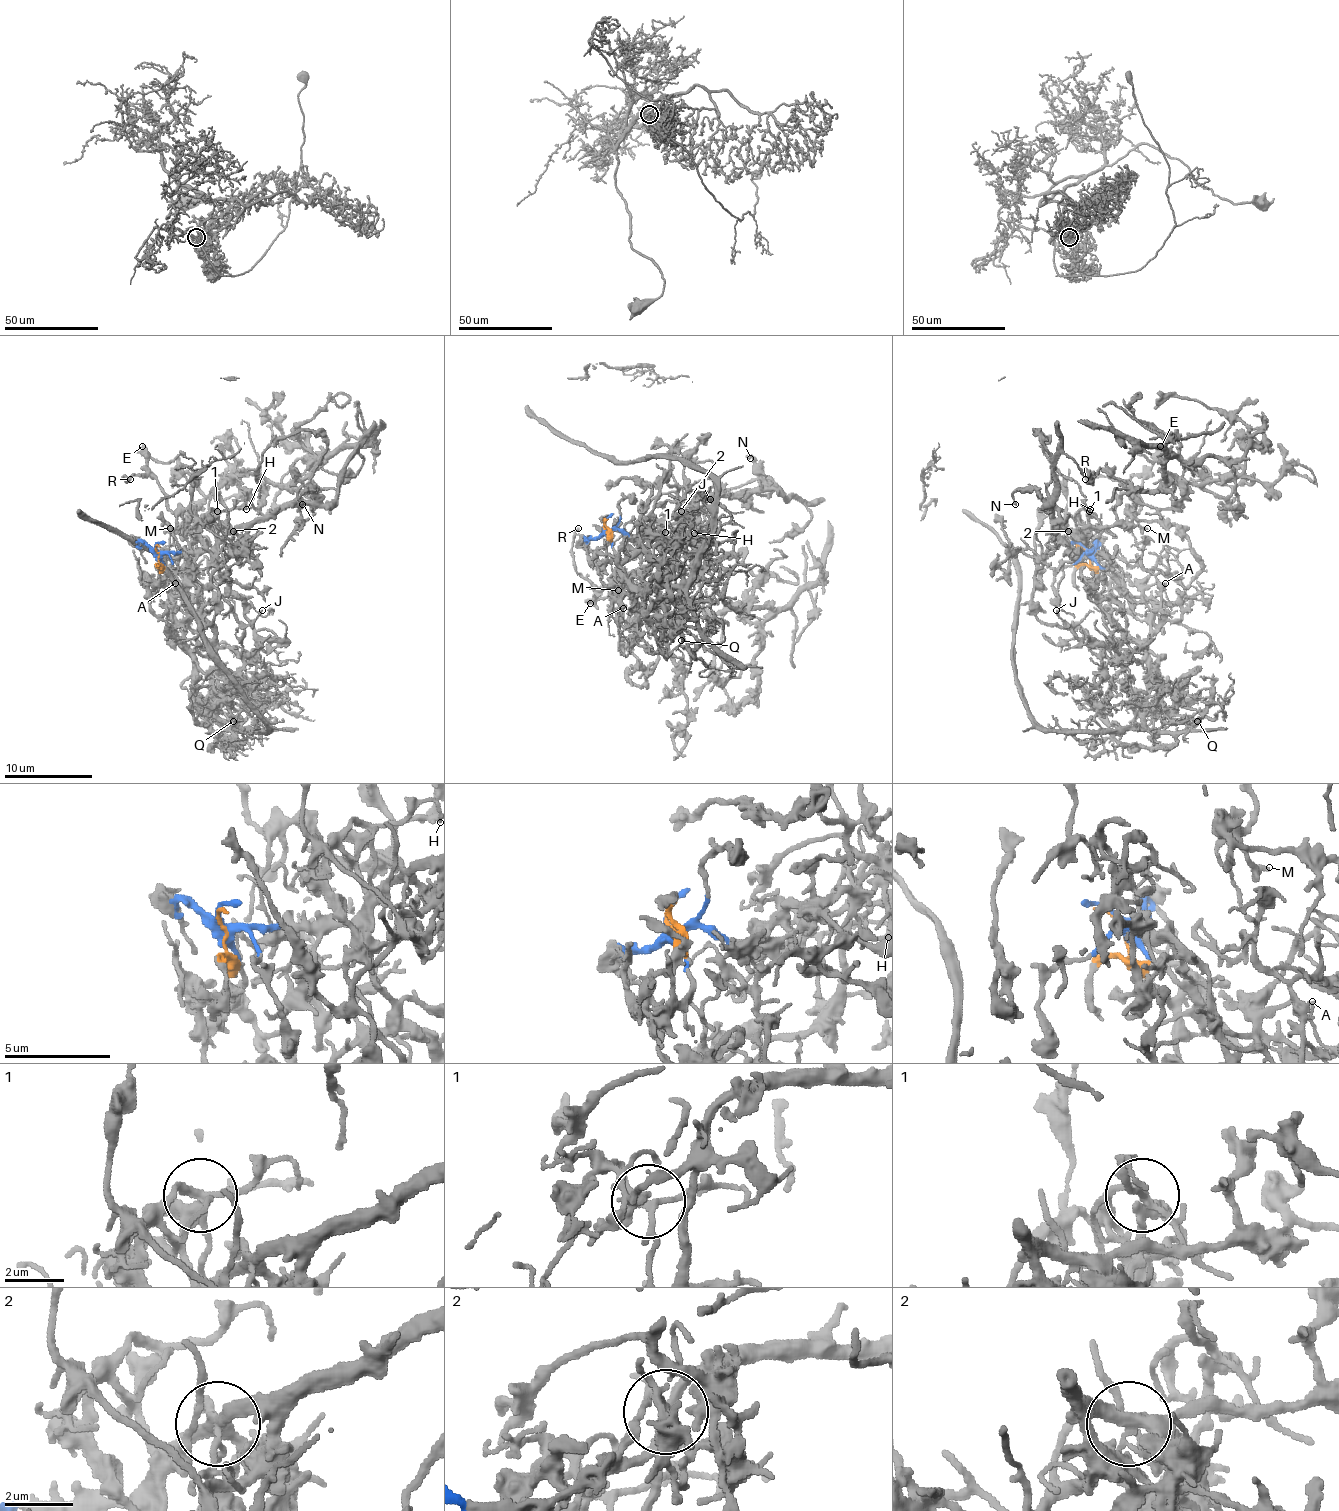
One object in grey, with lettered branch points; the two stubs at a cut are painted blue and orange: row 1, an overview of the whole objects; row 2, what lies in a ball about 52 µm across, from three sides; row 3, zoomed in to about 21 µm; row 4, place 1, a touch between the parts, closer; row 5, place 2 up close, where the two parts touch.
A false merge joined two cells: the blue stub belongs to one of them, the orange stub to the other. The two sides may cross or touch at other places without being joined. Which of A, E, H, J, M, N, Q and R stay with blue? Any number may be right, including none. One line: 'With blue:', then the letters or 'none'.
With blue: E, M, N, R

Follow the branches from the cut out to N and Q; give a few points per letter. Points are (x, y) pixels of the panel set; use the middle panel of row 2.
N: (604, 527), (652, 534), (676, 518), (689, 501), (751, 494), (762, 486), (755, 461), (751, 457)
Q: (604, 527), (606, 542), (597, 551), (608, 553), (641, 593), (648, 617), (665, 617), (685, 628), (681, 641)

